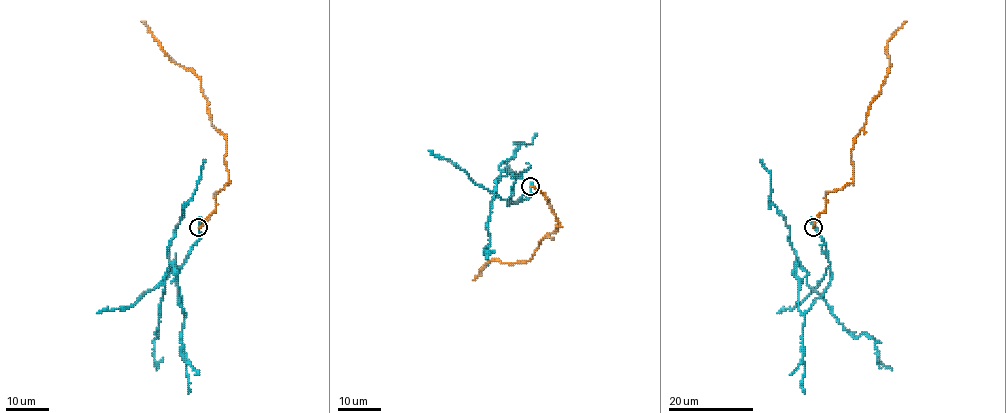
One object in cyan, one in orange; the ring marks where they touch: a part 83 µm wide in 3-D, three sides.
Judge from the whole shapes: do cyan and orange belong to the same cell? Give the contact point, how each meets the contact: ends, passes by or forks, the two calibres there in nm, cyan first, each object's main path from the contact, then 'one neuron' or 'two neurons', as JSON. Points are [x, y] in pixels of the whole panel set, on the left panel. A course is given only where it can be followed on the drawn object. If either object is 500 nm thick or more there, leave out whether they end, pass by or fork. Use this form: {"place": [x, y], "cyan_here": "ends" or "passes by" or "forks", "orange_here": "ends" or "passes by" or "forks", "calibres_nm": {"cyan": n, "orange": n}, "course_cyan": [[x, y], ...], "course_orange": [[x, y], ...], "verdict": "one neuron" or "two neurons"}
{"place": [198, 227], "cyan_here": "passes by", "orange_here": "ends", "calibres_nm": {"cyan": 240, "orange": 110}, "course_cyan": [[198, 227], [199, 240], [177, 276], [184, 311], [175, 267], [170, 264], [166, 272], [153, 348], [156, 369]], "course_orange": [[199, 227], [215, 209], [217, 192], [229, 181], [227, 139], [211, 122], [200, 79], [163, 51], [142, 21]], "verdict": "two neurons"}

